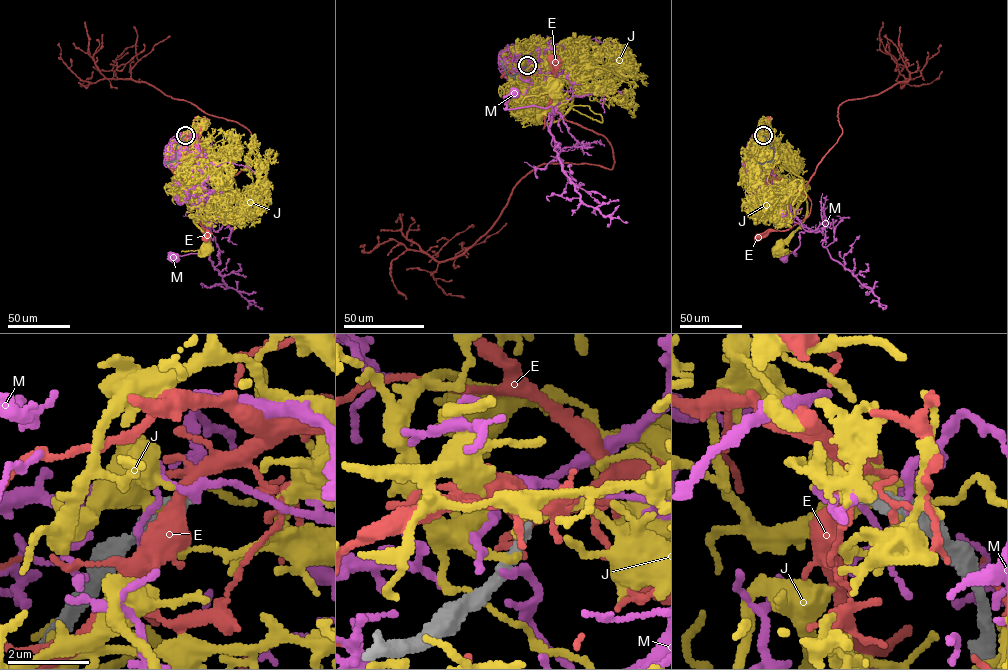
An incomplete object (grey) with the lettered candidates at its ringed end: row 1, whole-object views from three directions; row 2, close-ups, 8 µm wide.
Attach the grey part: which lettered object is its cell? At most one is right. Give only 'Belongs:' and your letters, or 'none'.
Belongs: none

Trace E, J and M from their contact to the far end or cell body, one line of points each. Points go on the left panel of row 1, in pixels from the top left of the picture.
E: (185, 135), (191, 133), (202, 150), (199, 185), (207, 191), (199, 198), (198, 207), (205, 237)
J: (185, 136), (191, 144), (195, 177), (214, 200), (219, 194), (201, 204), (195, 218), (208, 237), (203, 249)
M: (185, 136), (175, 145), (176, 156), (207, 197), (201, 230), (206, 245), (202, 254), (169, 252), (175, 257)

